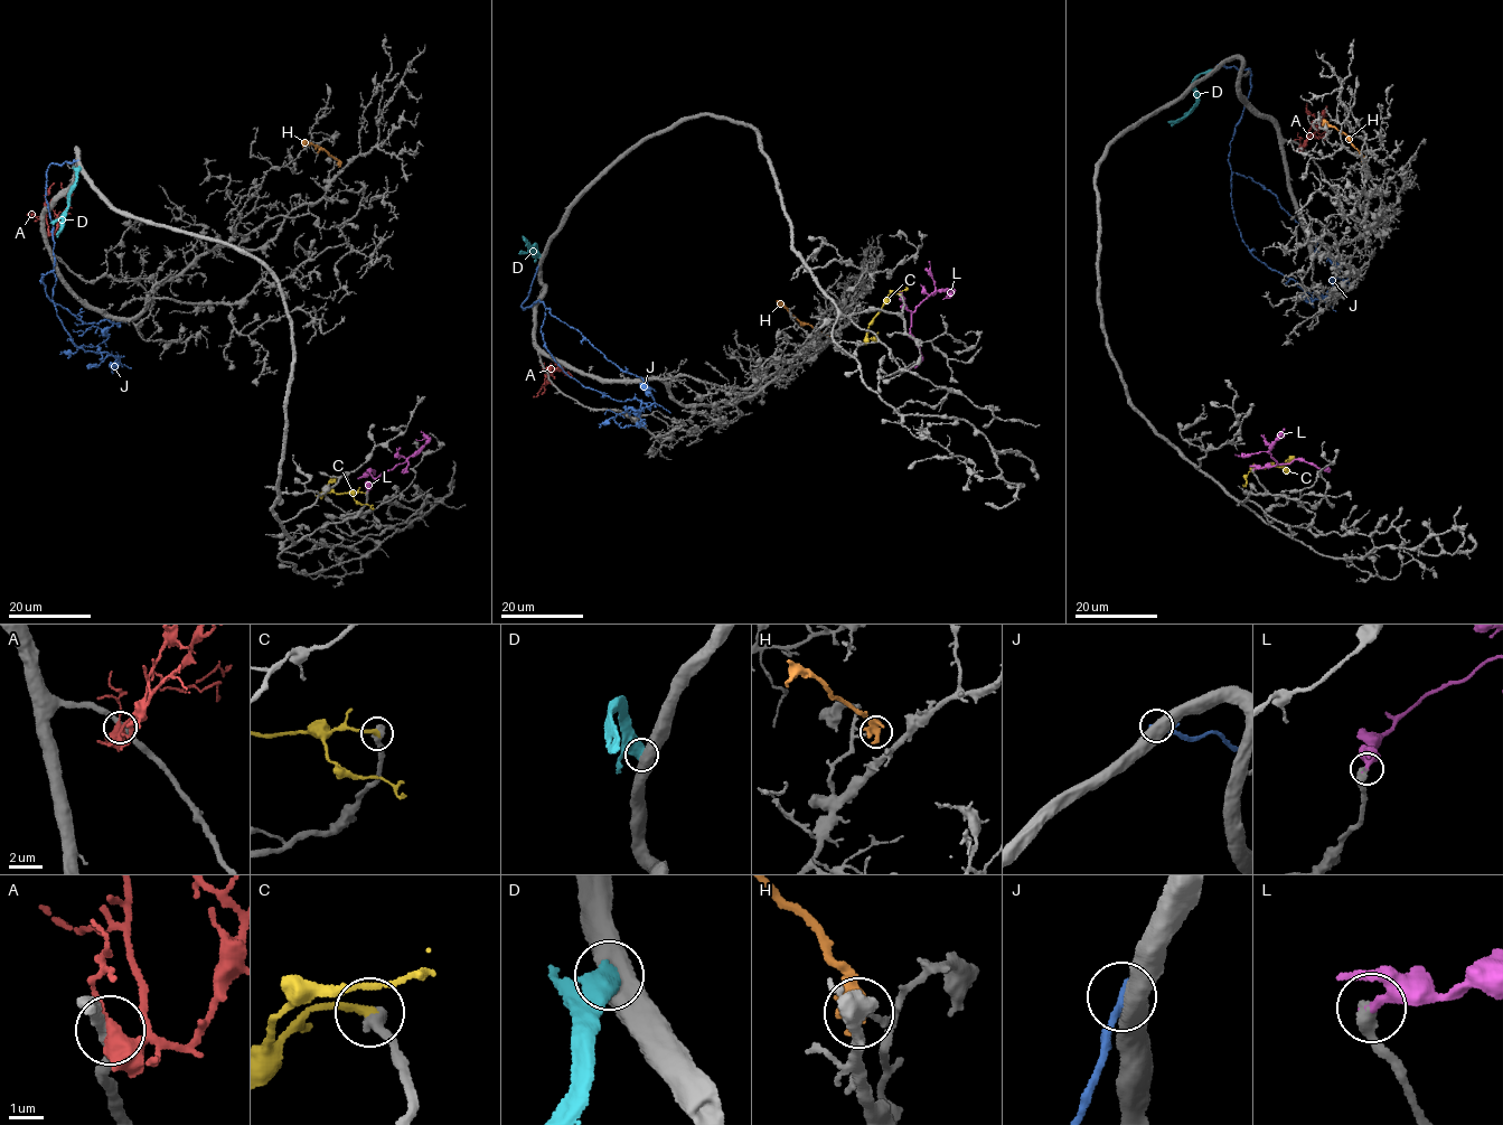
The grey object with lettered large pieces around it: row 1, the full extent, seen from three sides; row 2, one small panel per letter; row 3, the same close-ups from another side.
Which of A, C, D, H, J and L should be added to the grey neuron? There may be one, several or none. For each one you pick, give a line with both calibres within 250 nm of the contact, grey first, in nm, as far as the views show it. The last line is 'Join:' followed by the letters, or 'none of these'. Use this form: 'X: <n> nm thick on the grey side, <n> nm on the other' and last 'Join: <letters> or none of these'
C: 500 nm thick on the grey side, 240 nm on the other
L: 440 nm thick on the grey side, 380 nm on the other
Join: C, L

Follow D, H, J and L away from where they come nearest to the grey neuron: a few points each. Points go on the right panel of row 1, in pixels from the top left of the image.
D: (1211, 71), (1195, 80), (1196, 103), (1190, 113), (1167, 122)
H: (1363, 160), (1350, 138), (1322, 121)
J: (1219, 65), (1251, 73), (1250, 91), (1230, 142), (1233, 172), (1276, 196), (1347, 281), (1334, 280)
L: (1253, 469), (1276, 463), (1269, 448), (1284, 436)

